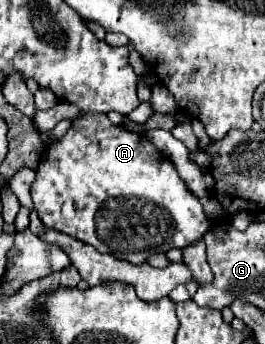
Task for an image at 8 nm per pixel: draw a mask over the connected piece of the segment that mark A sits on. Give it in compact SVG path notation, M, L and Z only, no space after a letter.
M80 112L80 116L72 120L68 132L48 144L32 184L32 200L44 226L78 238L102 254L114 254L132 264L142 264L156 252L186 248L200 240L210 228L200 200L186 190L174 164L160 154L144 134L114 126L106 114L96 112Z

